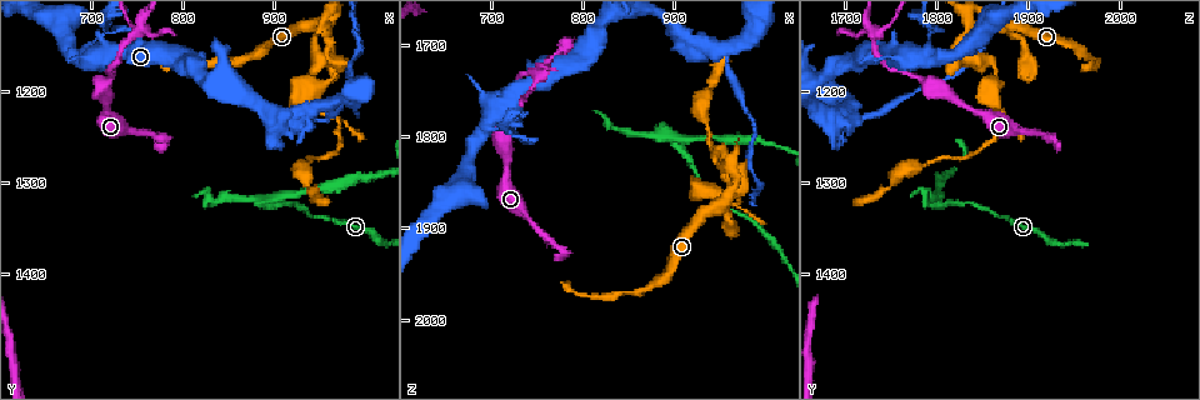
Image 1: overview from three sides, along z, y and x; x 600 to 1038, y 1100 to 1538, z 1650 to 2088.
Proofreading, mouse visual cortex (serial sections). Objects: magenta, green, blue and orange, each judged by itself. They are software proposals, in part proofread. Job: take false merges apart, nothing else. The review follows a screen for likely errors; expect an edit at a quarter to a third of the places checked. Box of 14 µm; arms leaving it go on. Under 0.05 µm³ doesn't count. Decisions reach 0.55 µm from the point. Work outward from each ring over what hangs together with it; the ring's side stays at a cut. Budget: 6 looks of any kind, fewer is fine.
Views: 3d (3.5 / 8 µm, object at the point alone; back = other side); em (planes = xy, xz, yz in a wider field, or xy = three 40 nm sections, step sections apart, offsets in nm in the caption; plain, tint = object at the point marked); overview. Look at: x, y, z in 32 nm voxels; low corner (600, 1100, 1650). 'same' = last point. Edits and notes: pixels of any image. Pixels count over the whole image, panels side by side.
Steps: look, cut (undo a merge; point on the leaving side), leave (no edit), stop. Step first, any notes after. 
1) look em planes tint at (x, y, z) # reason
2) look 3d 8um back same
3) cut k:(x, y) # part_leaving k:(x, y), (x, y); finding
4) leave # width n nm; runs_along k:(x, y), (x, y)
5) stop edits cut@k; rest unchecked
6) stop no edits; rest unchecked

look 3d 3.5um at (960, 1130, 1845) # four arms meet

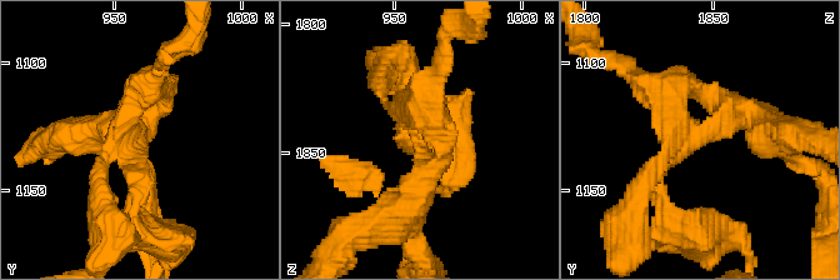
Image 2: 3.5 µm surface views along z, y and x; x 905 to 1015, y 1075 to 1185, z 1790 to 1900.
look em xy step 5 tint at (959, 1127, 1846) # arms 4; arm_widths 150, 200, 250, 400 nm; shape alone is not enough

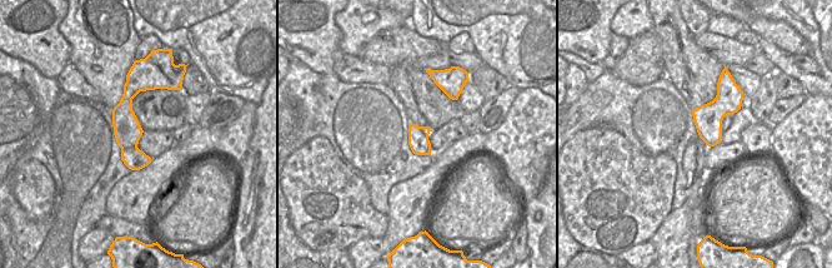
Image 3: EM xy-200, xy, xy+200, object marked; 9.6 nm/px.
cut 2:(690, 221) # two cells meet here

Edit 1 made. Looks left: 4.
look 3d 8um back at (715, 1130, 1790)

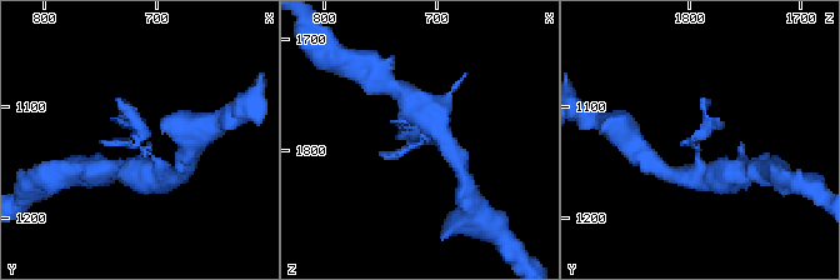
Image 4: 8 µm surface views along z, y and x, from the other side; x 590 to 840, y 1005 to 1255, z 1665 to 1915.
look em xy step 5 tint at (714, 1132, 1794) # shape alone is not enough

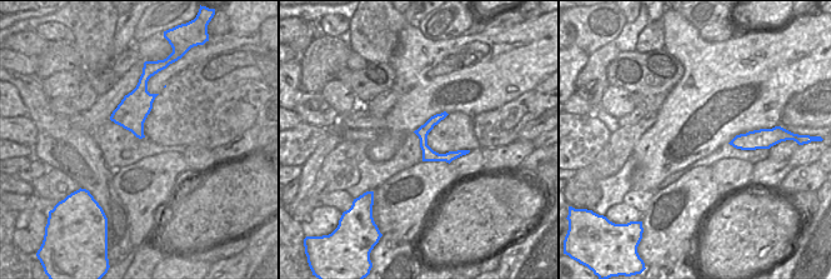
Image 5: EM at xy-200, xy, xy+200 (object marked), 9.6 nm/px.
leave # width 120 nm; runs_along 4:(160, 169), (128, 111); continuous, no second cell

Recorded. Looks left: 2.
look 3d 8um at (755, 1130, 1725) # calibre changes

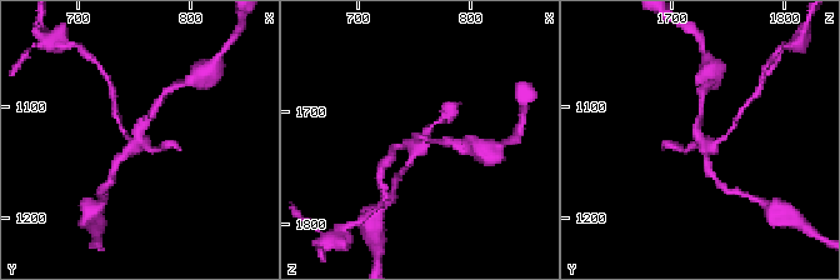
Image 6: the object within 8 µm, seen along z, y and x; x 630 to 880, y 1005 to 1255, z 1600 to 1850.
look em xy step 3 tint at (758, 1132, 1726) # arms 4; arm_widths 150, 150, 200, 250 nm; now the EM

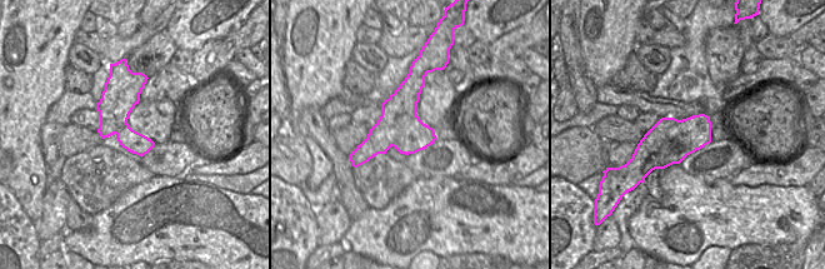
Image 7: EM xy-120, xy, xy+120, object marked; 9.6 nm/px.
cut 6:(444, 119) # width 400 nm; two cells meet here

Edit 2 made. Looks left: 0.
stop edits cut@2, cut@6; rest unchecked

